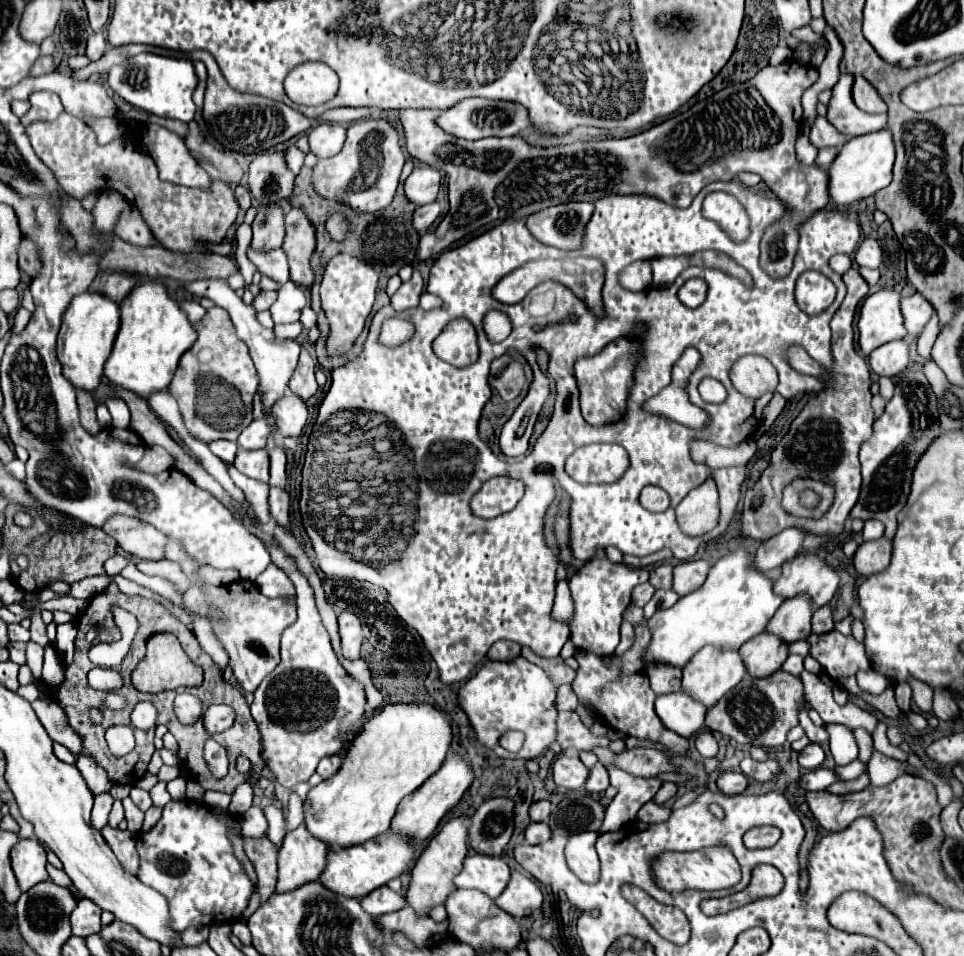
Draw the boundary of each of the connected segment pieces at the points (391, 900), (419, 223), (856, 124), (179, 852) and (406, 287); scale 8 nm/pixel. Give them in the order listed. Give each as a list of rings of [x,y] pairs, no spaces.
[[[380,886],[378,890],[364,896],[360,900],[360,904],[372,918],[378,918],[382,914],[388,914],[388,912],[394,912],[394,910],[400,910],[402,906],[406,906],[406,898],[402,894],[396,894],[388,886]]]
[[[438,202],[416,208],[416,212],[412,216],[412,222],[414,222],[414,228],[418,230],[418,234],[424,234],[438,216],[440,216],[440,204]]]
[[[842,74],[832,88],[832,100],[828,104],[828,122],[836,126],[838,132],[852,136],[862,136],[886,128],[886,114],[866,114],[852,102],[854,77]]]
[[[170,800],[156,826],[136,836],[136,850],[140,856],[136,878],[164,894],[174,930],[184,932],[190,926],[228,924],[238,920],[246,908],[252,882],[234,856],[226,826],[204,802]]]
[[[412,278],[412,280],[404,282],[404,284],[398,288],[398,292],[392,296],[390,306],[392,306],[396,312],[402,312],[402,310],[406,310],[406,308],[414,308],[414,306],[418,306],[422,292],[424,292],[424,282],[422,282],[422,278]]]

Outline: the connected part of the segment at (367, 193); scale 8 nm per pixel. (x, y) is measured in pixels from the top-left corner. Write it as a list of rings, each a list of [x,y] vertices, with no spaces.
[[[358,120],[348,126],[342,150],[312,168],[312,186],[326,200],[336,200],[358,214],[372,214],[392,202],[404,160],[398,132],[388,120]]]

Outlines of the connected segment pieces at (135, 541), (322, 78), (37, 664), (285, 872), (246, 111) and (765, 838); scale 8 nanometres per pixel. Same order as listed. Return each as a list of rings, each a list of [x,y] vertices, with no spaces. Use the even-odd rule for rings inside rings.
[[[114,516],[110,518],[104,528],[106,534],[110,534],[118,546],[136,558],[142,560],[164,560],[164,548],[166,548],[166,536],[158,532],[154,526],[140,522],[138,518],[128,516]]]
[[[305,62],[286,76],[284,88],[294,104],[320,106],[338,92],[338,76],[322,62]]]
[[[28,642],[26,656],[28,656],[26,664],[32,670],[34,684],[40,690],[40,698],[46,698],[46,690],[44,690],[44,682],[42,682],[42,656],[44,656],[44,648],[40,644],[36,644],[36,642]]]
[[[304,824],[288,832],[280,848],[276,892],[286,894],[296,886],[318,880],[326,866],[328,850],[328,844],[312,838]]]
[[[190,52],[190,54],[180,54],[190,60],[202,60],[208,68],[208,88],[206,88],[206,98],[204,98],[204,108],[202,108],[202,118],[208,128],[208,132],[220,142],[224,148],[234,150],[234,152],[244,152],[244,154],[254,154],[262,150],[270,150],[276,144],[282,144],[306,130],[310,130],[312,122],[302,116],[300,112],[288,108],[286,104],[276,104],[268,98],[254,96],[254,94],[242,94],[230,88],[220,74],[220,68],[216,60],[208,52]]]
[[[755,827],[744,834],[748,848],[770,848],[780,840],[781,831],[776,827]]]

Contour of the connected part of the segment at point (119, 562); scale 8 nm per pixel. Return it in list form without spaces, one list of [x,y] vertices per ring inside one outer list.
[[[116,554],[104,563],[104,569],[108,575],[113,576],[120,574],[129,563],[130,561],[127,558]]]

